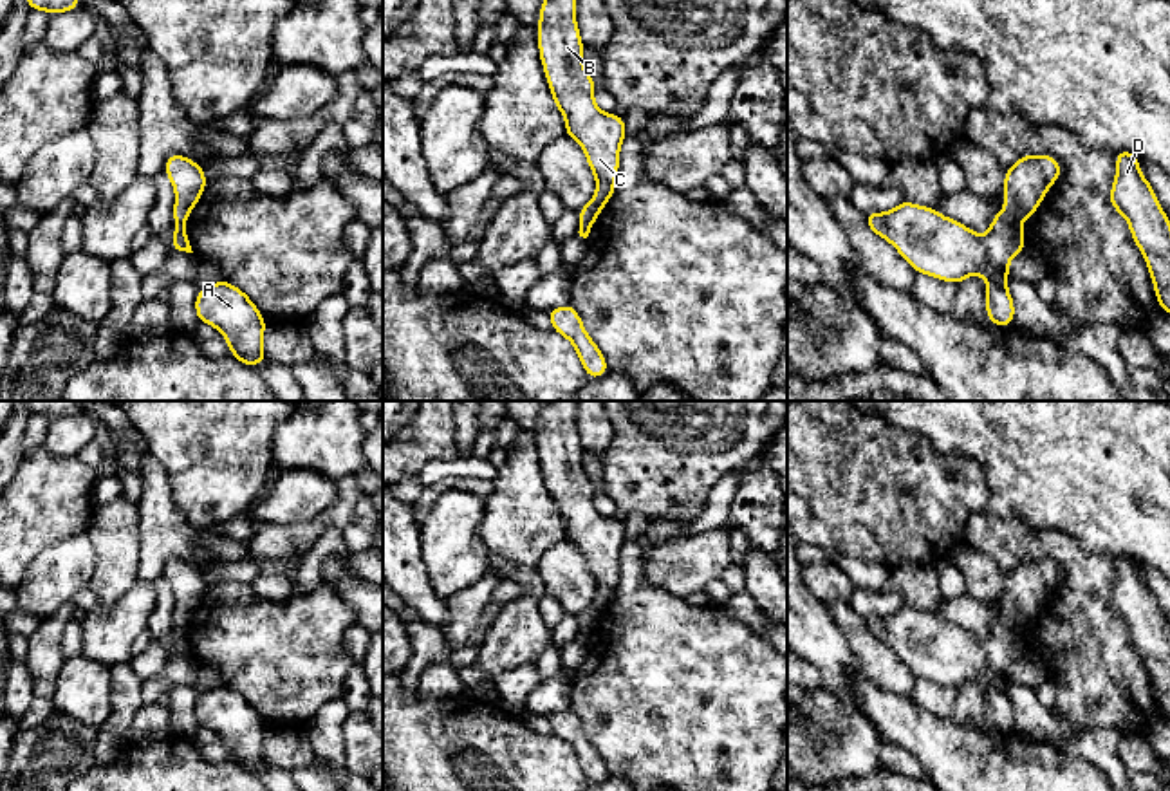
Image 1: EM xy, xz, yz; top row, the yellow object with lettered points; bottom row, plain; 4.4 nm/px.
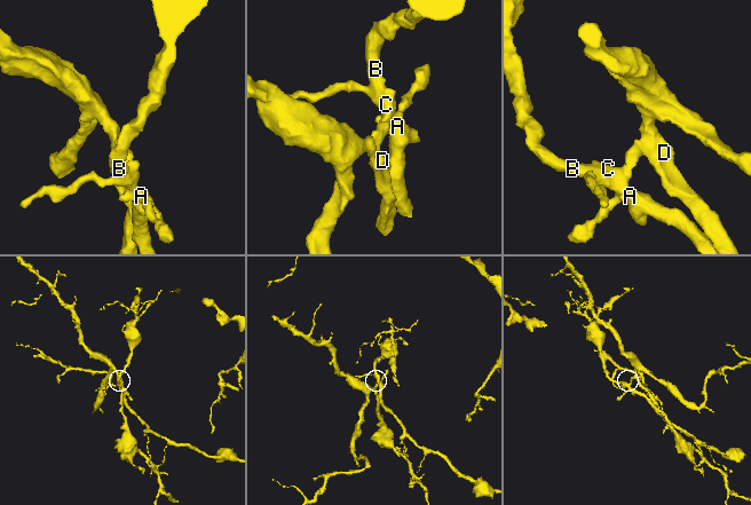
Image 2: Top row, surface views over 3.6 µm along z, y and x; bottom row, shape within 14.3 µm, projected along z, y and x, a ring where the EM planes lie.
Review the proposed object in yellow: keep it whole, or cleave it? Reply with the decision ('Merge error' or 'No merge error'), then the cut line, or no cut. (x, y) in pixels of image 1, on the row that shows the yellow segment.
Merge error. Split along yz (1006, 206), (1019, 223)

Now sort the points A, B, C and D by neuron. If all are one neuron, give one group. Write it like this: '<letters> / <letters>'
A B C / D

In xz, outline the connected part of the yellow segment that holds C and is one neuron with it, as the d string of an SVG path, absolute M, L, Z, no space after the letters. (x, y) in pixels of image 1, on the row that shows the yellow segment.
M543 0L538 18L538 52L552 101L565 119L565 134L585 152L596 179L594 197L578 209L580 228L592 228L605 204L614 197L618 182L619 150L627 137L625 117L607 114L594 103L596 79L589 76L581 54L583 42L576 22L576 0Z

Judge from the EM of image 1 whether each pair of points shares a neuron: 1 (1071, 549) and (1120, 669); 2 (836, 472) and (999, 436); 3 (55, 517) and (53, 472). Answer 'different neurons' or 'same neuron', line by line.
1: same neuron
2: different neurons
3: same neuron

